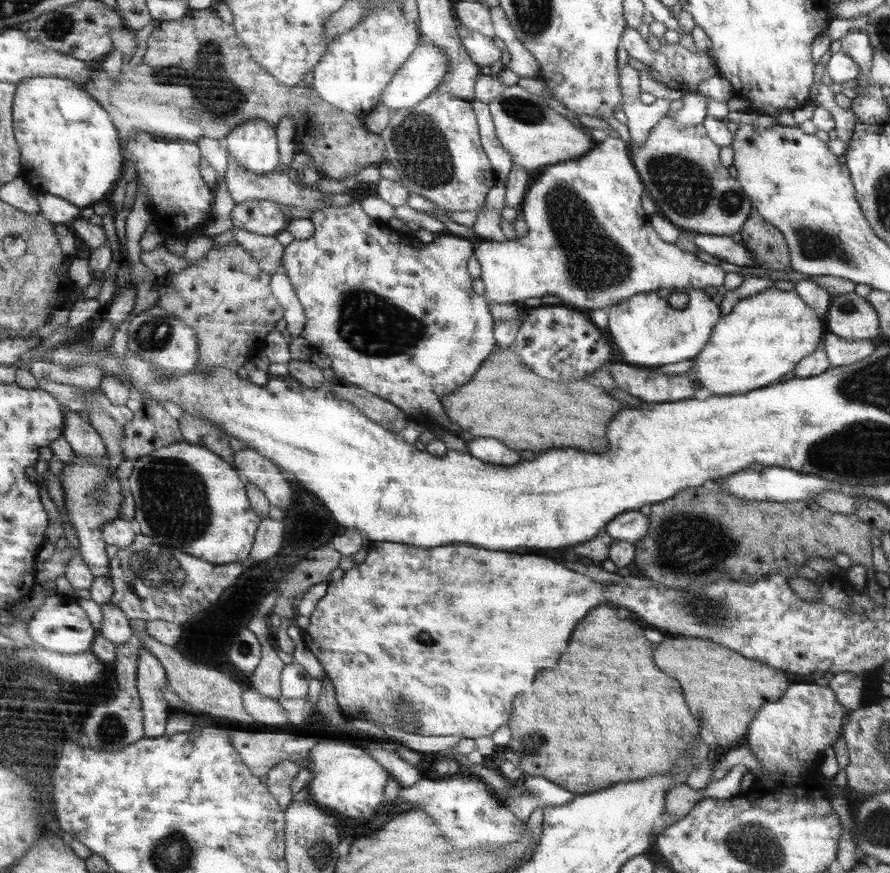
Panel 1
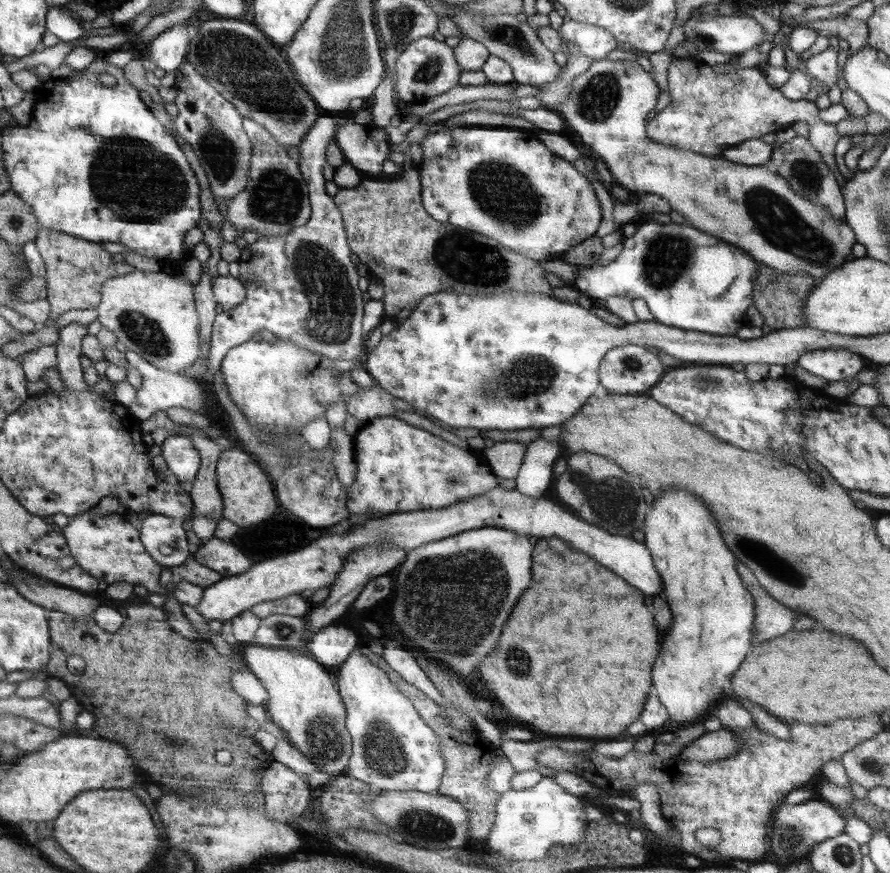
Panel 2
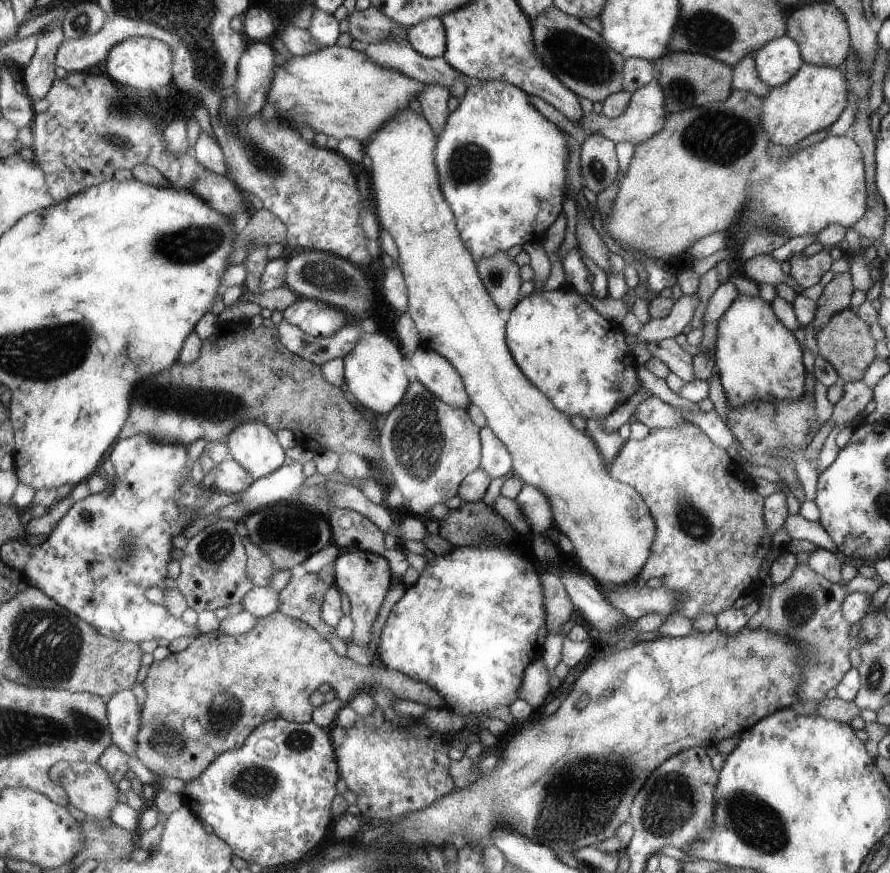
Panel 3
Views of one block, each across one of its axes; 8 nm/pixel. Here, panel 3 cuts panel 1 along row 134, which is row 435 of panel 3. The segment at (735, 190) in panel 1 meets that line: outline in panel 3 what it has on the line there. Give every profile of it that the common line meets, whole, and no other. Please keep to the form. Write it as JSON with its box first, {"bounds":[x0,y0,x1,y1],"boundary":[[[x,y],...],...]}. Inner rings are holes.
{"bounds":[611,423,771,620],"boundary":[[[684,423],[673,429],[654,429],[645,439],[630,439],[620,449],[611,466],[616,480],[632,485],[651,509],[657,528],[652,555],[646,562],[638,582],[658,577],[671,592],[676,591],[681,602],[675,612],[694,620],[700,615],[714,615],[733,606],[740,596],[750,593],[760,584],[758,572],[762,560],[771,548],[766,517],[762,514],[764,498],[752,490],[752,478],[694,423]]]}

